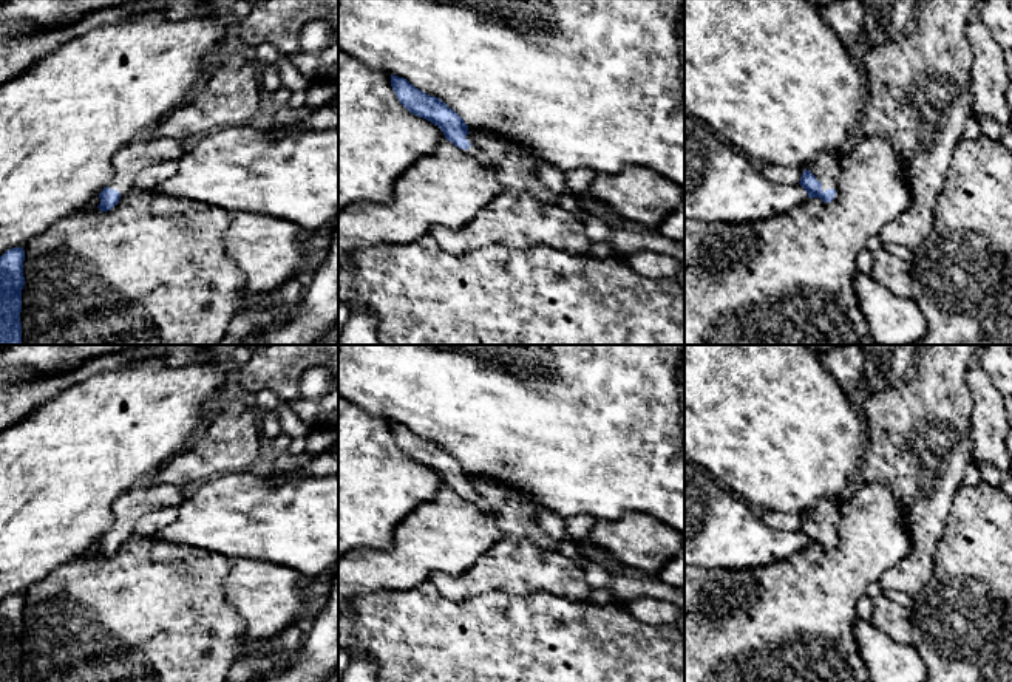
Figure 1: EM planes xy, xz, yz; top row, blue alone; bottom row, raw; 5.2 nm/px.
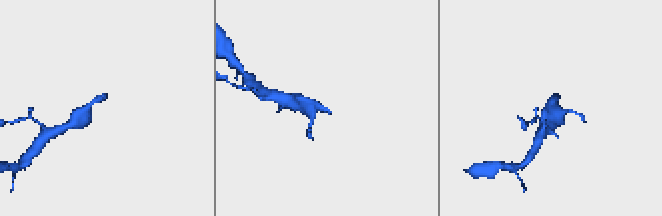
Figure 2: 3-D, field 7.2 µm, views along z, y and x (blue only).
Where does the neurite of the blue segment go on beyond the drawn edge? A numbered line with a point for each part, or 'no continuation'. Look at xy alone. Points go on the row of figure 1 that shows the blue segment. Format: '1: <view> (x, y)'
1: xy (141, 153)

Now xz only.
1: xz (475, 150)

